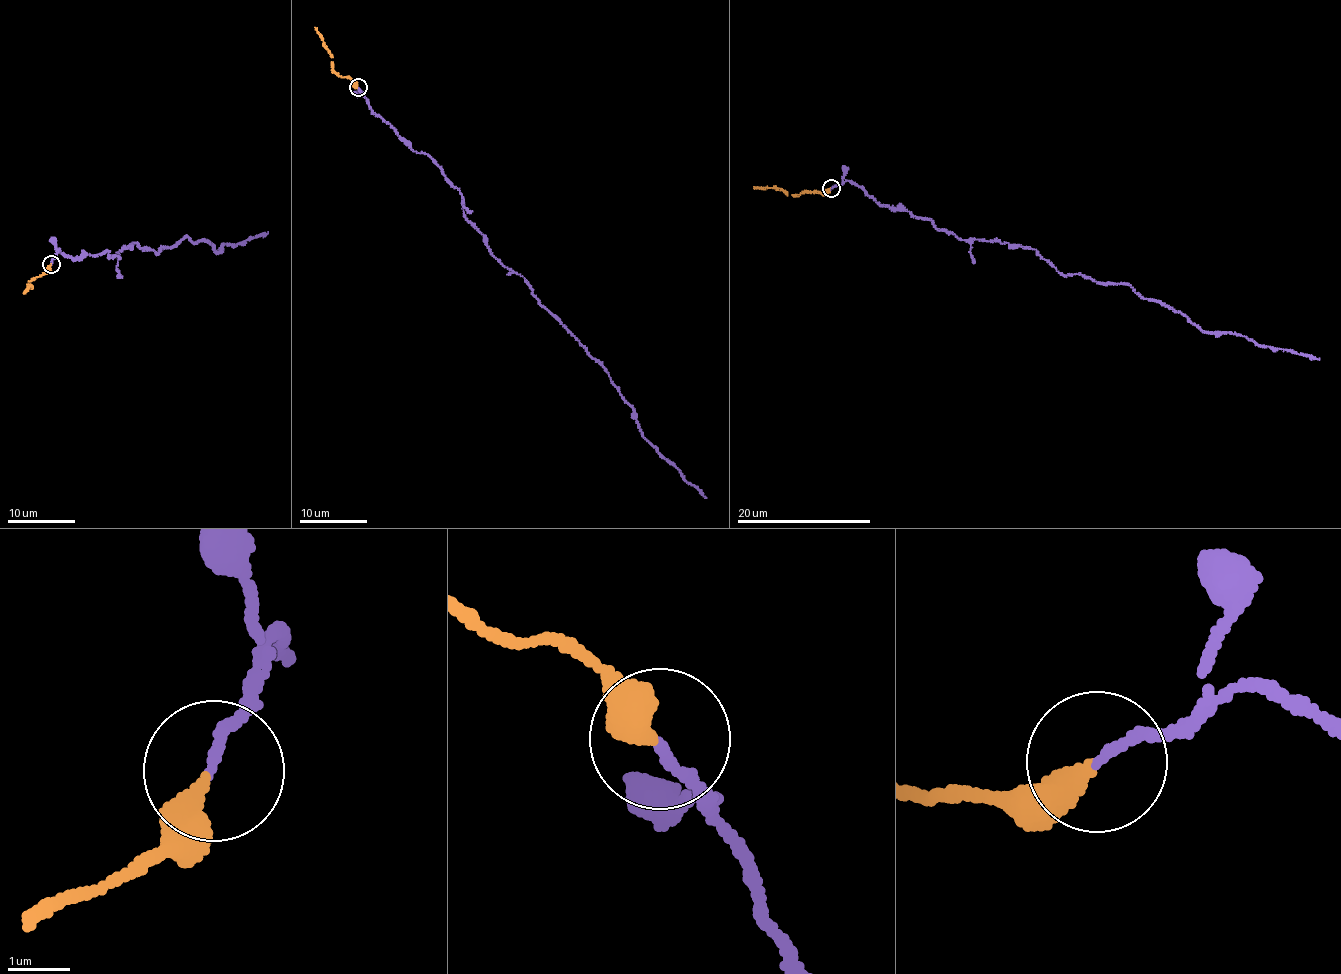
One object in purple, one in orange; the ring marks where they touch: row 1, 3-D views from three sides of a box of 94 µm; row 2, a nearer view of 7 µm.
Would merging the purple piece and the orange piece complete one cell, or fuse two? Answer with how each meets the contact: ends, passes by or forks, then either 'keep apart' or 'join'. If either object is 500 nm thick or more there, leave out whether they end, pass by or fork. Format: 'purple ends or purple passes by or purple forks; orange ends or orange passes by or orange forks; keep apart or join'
purple ends; orange ends; join

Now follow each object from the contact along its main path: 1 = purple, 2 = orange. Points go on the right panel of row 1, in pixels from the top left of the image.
1: (830, 188), (847, 180), (962, 240), (1026, 246), (1064, 275), (1128, 285), (1202, 331), (1319, 358)
2: (830, 188), (787, 195), (773, 188), (754, 188)

